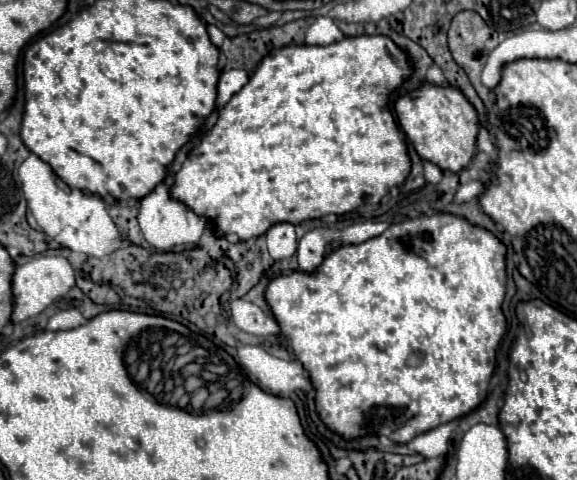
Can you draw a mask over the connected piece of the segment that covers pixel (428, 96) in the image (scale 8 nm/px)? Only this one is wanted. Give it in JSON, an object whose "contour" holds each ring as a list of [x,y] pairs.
{"contour":[[[426,82],[412,94],[406,94],[396,100],[396,116],[400,128],[414,144],[422,160],[428,160],[442,170],[460,172],[474,158],[476,138],[480,130],[478,112],[458,88],[442,88]]]}

